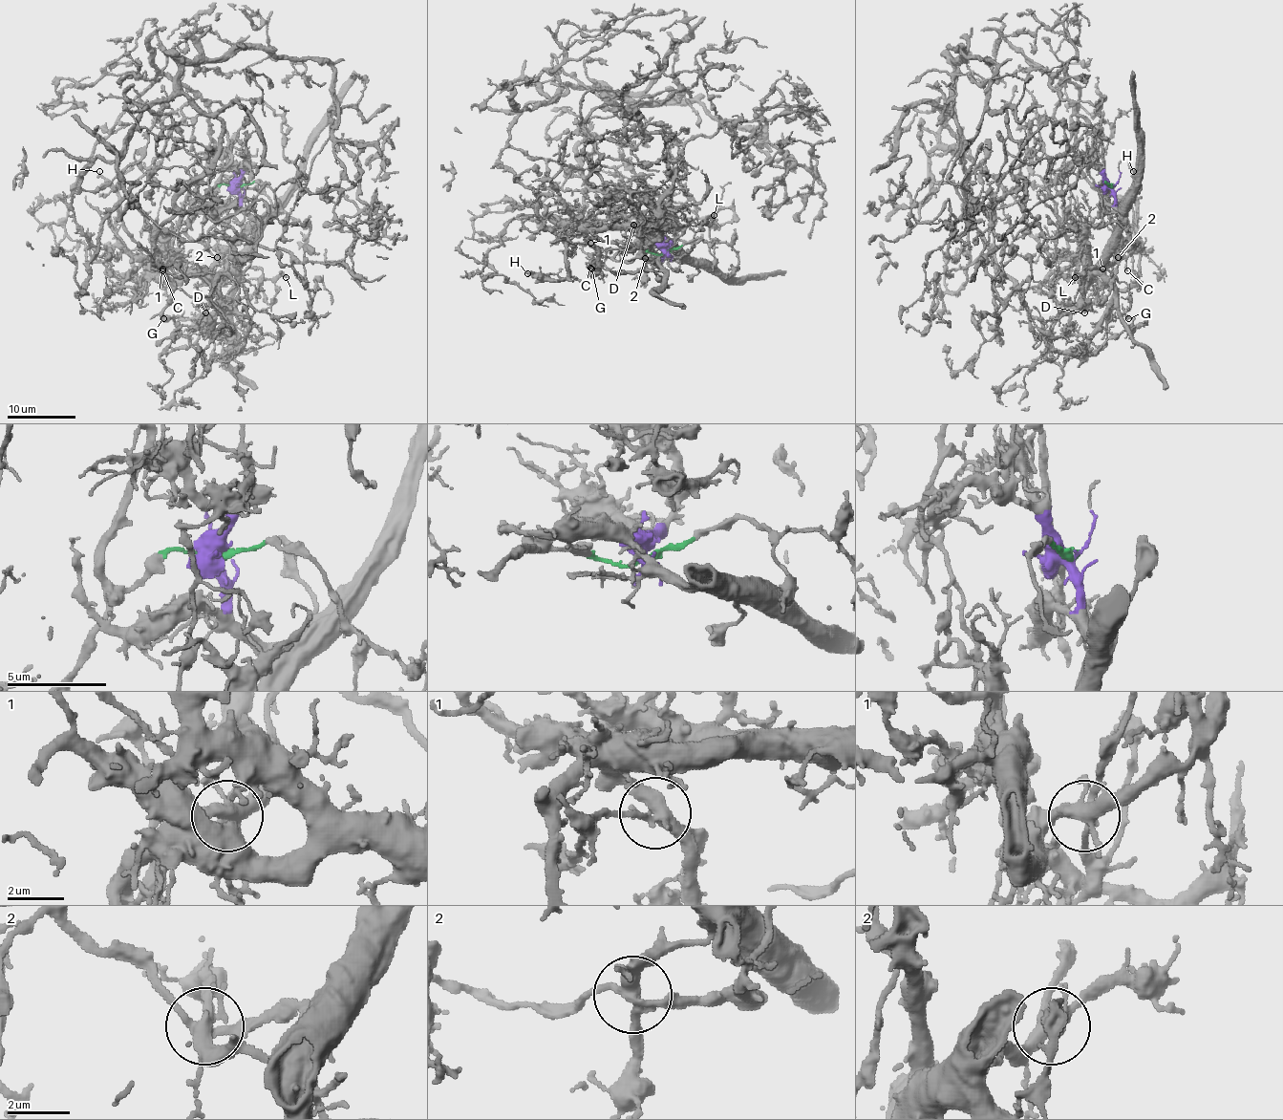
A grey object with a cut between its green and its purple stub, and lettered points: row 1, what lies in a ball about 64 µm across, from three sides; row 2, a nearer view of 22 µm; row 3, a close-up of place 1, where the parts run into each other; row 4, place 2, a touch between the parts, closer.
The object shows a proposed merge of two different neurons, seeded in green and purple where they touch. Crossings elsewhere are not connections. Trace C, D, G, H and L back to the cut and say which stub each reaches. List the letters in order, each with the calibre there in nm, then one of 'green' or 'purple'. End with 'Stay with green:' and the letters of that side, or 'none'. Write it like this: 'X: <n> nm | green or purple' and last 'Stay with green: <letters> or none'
C: 120 nm | purple
D: 150 nm | purple
G: 110 nm | purple
H: 260 nm | purple
L: 140 nm | green
Stay with green: L

